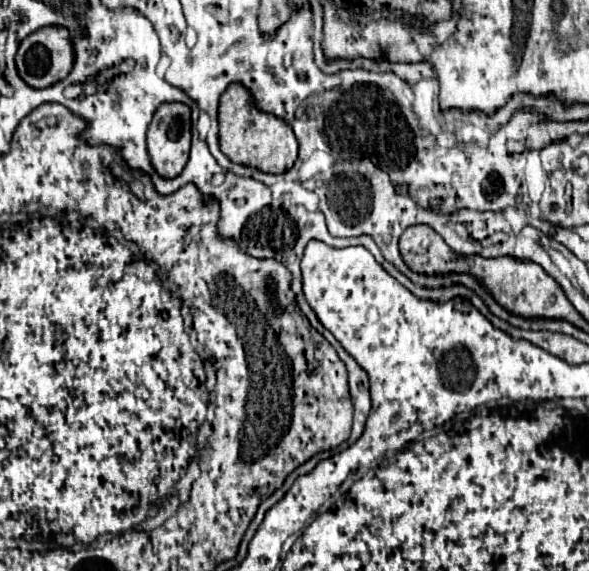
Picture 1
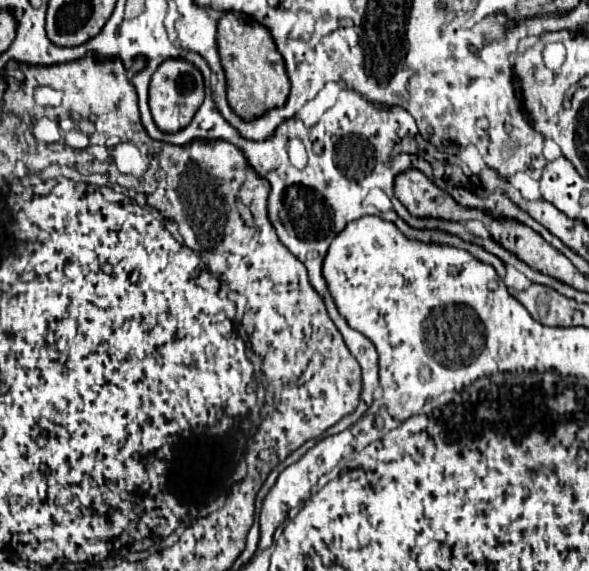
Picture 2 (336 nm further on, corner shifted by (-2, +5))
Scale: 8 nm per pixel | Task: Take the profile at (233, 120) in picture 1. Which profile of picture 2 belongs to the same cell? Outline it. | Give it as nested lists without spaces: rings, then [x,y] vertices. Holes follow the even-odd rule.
[[[223,14],[217,24],[217,46],[227,76],[227,100],[239,118],[259,118],[265,110],[287,102],[289,78],[267,28],[243,14]]]

